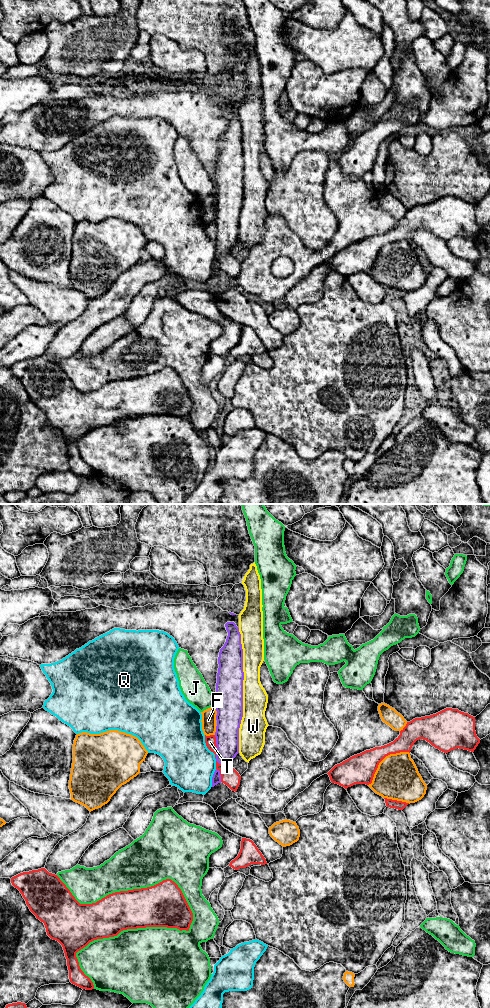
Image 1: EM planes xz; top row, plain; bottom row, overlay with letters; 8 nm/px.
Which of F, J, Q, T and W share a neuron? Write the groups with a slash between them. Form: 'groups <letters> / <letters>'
groups F / J / Q / T / W

